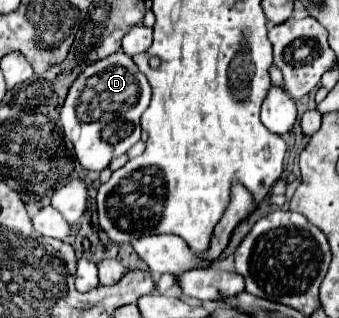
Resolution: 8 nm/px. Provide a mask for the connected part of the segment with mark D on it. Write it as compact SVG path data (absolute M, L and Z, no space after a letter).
M117 51L105 59L87 65L71 83L61 107L63 135L73 143L73 151L83 169L103 171L111 157L123 155L141 137L139 117L149 105L151 87L135 61Z

